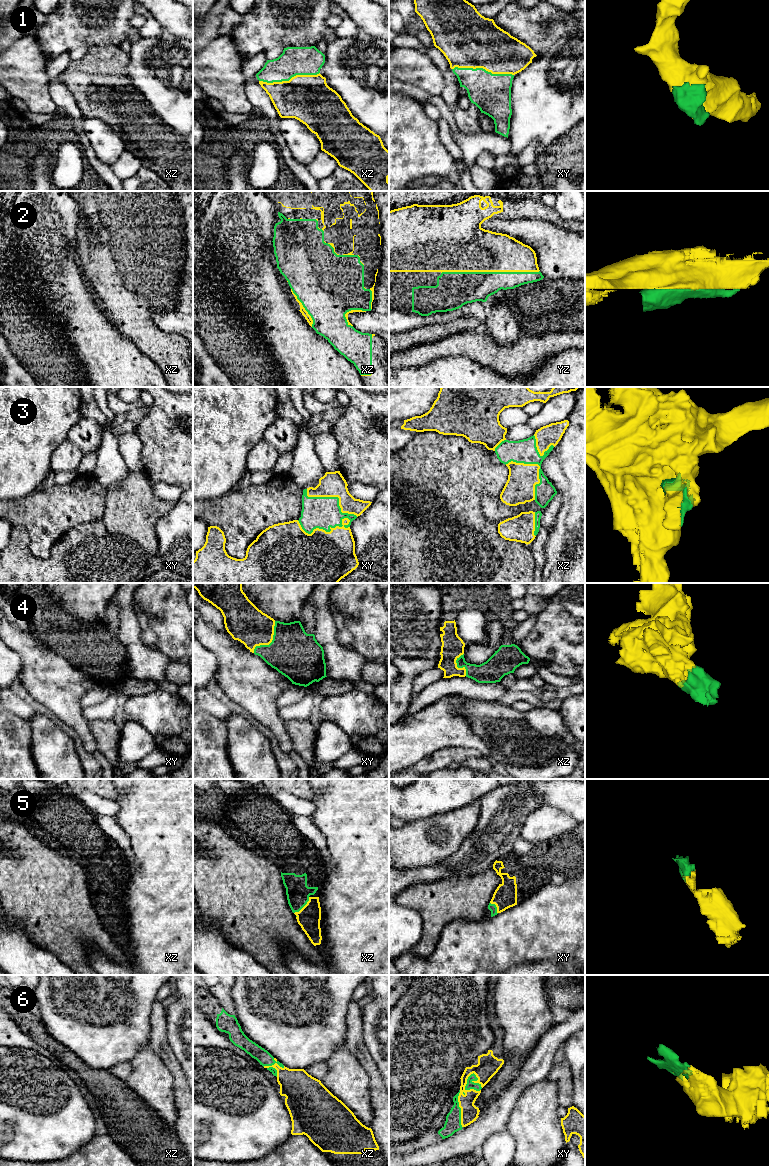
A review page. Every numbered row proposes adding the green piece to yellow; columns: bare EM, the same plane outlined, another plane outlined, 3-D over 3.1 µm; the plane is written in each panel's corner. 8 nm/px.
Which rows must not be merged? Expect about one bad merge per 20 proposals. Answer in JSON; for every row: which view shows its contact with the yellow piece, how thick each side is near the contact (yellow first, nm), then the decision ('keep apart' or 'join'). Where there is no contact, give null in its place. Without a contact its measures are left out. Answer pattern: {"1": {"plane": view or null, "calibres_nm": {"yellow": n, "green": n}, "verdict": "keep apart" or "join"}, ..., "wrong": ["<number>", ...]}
{"1": {"plane": "xy", "calibres_nm": {"yellow": 440, "green": 320}, "verdict": "join"}, "2": {"plane": "yz", "calibres_nm": {"yellow": 380, "green": 260}, "verdict": "join"}, "3": {"plane": "xy", "calibres_nm": {"yellow": 460, "green": 260}, "verdict": "join"}, "4": {"plane": "xy", "calibres_nm": {"yellow": 300, "green": 380}, "verdict": "join"}, "5": {"plane": "xz", "calibres_nm": {"yellow": 180, "green": 190}, "verdict": "join"}, "6": {"plane": "xy", "calibres_nm": {"yellow": 170, "green": 60}, "verdict": "join"}, "wrong": []}

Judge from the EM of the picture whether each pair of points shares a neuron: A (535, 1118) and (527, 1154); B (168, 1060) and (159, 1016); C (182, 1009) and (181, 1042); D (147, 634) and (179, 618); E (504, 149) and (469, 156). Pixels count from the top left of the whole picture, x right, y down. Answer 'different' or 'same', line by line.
A: same
B: same
C: same
D: different
E: same

